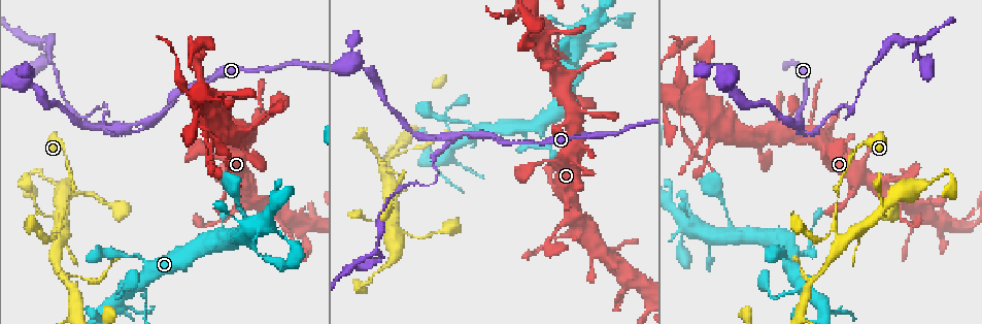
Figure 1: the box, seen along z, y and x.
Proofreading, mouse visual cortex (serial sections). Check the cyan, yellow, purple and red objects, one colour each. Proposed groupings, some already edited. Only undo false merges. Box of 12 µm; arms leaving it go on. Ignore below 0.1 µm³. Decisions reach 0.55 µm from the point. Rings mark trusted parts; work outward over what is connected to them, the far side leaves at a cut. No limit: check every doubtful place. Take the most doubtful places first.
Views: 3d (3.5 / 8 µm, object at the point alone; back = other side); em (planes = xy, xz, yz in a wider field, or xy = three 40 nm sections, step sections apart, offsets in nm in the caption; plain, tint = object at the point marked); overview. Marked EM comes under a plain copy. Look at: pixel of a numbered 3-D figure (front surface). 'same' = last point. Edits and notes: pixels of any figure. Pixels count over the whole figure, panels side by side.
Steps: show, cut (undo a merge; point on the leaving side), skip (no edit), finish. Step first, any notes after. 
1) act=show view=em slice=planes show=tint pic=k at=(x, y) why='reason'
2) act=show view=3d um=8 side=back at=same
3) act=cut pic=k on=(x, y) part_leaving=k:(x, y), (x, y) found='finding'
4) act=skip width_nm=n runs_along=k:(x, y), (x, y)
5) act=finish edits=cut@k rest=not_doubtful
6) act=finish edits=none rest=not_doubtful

act=show view=3d um=3.5 pic=1 at=(128, 127) why='branch point'

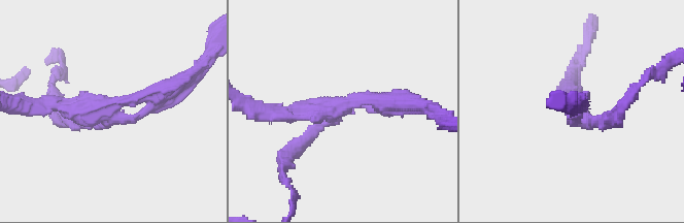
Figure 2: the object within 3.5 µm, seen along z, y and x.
act=show view=em slice=xy step=5 show=tint pic=2 at=(342, 108) why='need the tissue'

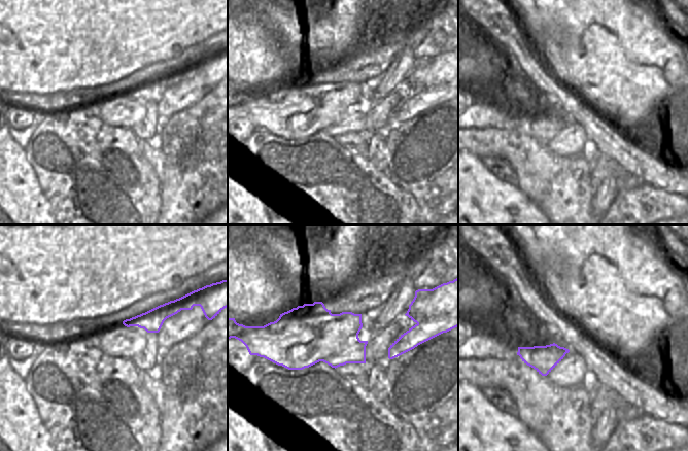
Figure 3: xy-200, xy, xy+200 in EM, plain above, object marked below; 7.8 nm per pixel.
act=skip arm_widths_nm=200,200,300 runs_along=2:(173, 88), (91, 113), (43, 103) found='continuous, no second cell'

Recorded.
act=show view=3d um=8 side=back pic=1 at=(433, 182) why='sharp bend'

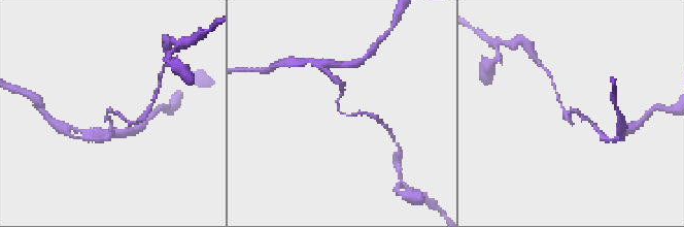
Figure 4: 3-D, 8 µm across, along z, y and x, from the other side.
act=show view=em slice=xy step=1 show=tint pic=4 at=(343, 113) arm_widths_nm=150,150

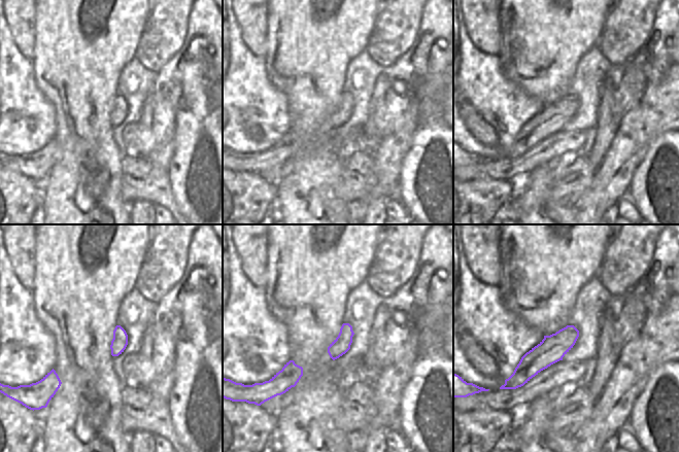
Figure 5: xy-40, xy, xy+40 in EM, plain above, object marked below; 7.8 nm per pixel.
act=skip runs_along=5:(576, 333), (539, 357), (515, 381) found='all the same cell'

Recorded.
act=show view=3d um=3.5 pic=1 at=(408, 182) why='calibre changes'

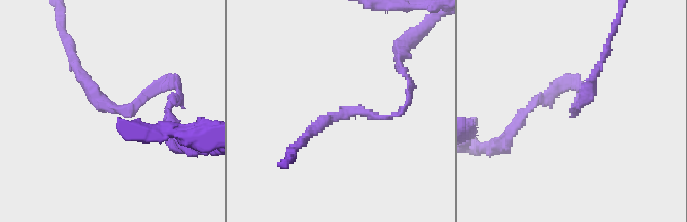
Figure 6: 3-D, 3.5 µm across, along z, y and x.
act=show view=em slice=xy step=3 show=tint pic=6 at=(346, 112) arm_widths_nm=100,150

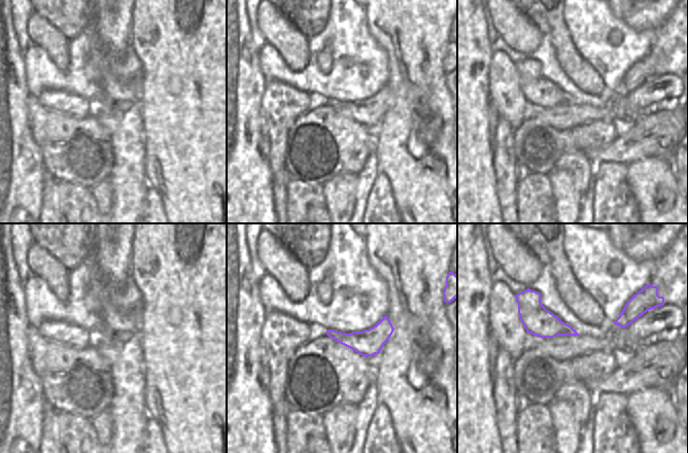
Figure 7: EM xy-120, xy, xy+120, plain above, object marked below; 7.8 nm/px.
act=skip found='all the same cell'

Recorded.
act=show view=em slice=xy step=3 show=tint pic=1 at=(915, 39) why='arms part here'

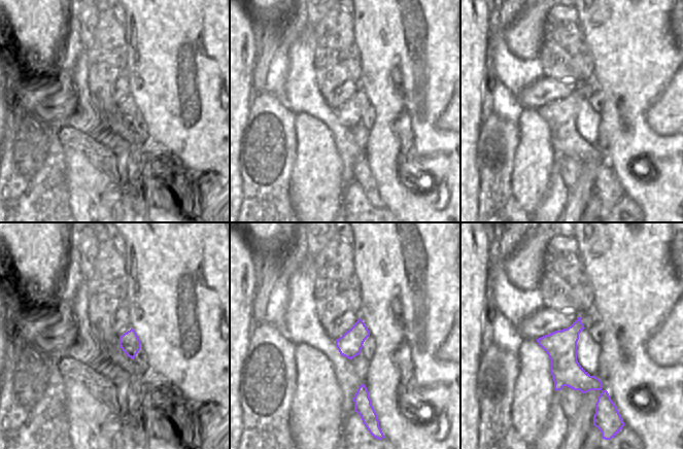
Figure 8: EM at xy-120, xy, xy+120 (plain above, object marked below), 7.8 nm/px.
act=show view=3d um=3.5 at=same why='see where the arms go'

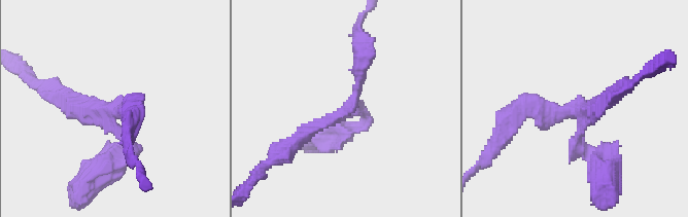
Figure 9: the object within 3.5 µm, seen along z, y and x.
act=skip found='continuous, no second cell'

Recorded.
act=show view=3d um=8 side=back pic=1 at=(842, 241) why='four-way junction'

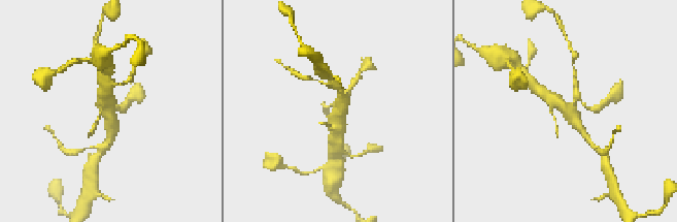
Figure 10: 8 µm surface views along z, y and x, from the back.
act=show view=em slice=xy step=5 show=tint pic=10 at=(337, 111) arms=4 arm_widths_nm=100,150,350,450 why='now the EM'

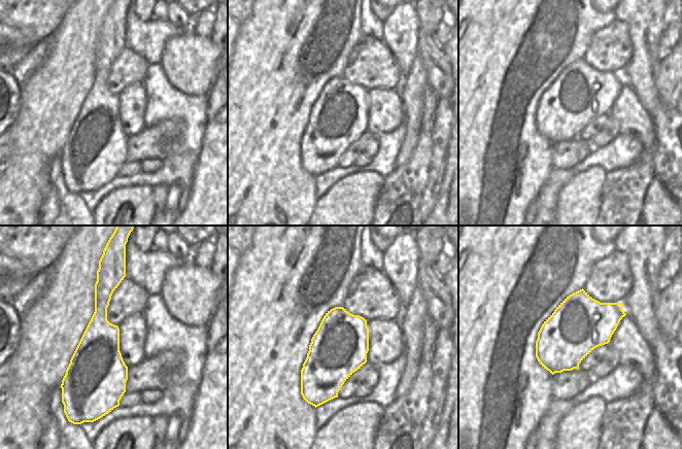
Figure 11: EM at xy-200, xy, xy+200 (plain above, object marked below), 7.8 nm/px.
act=skip found='one cell here'

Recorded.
act=finish edits=none rest=not_doubtful

